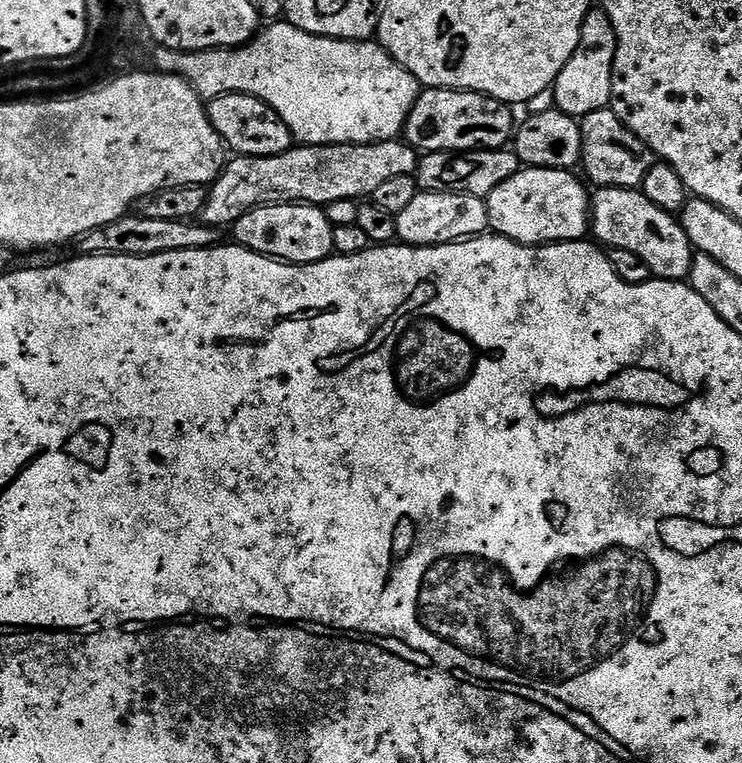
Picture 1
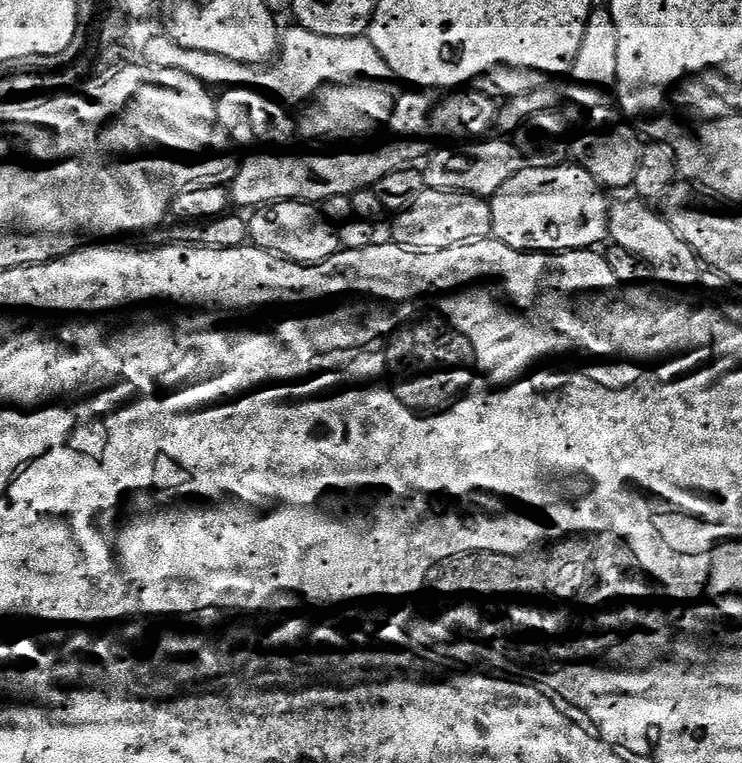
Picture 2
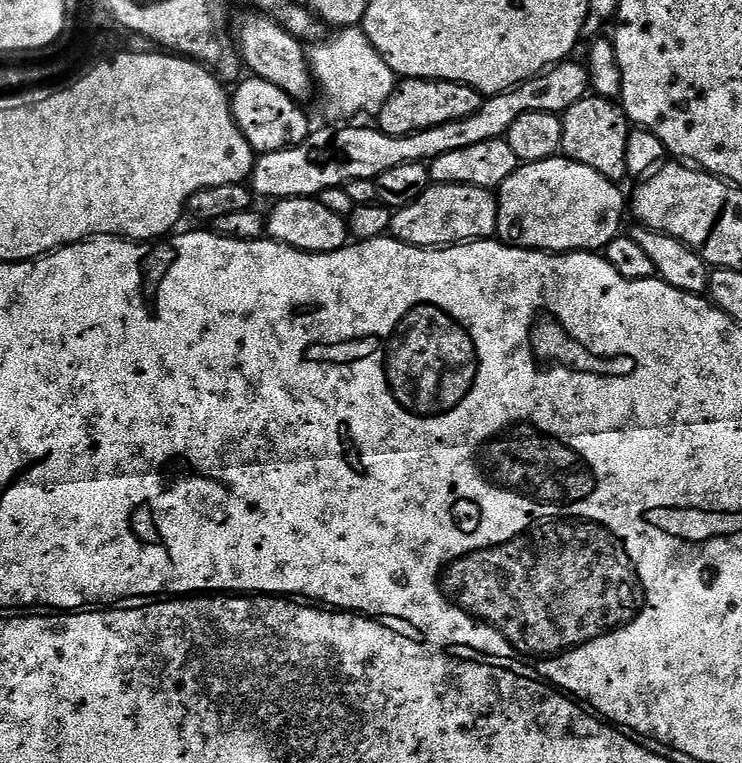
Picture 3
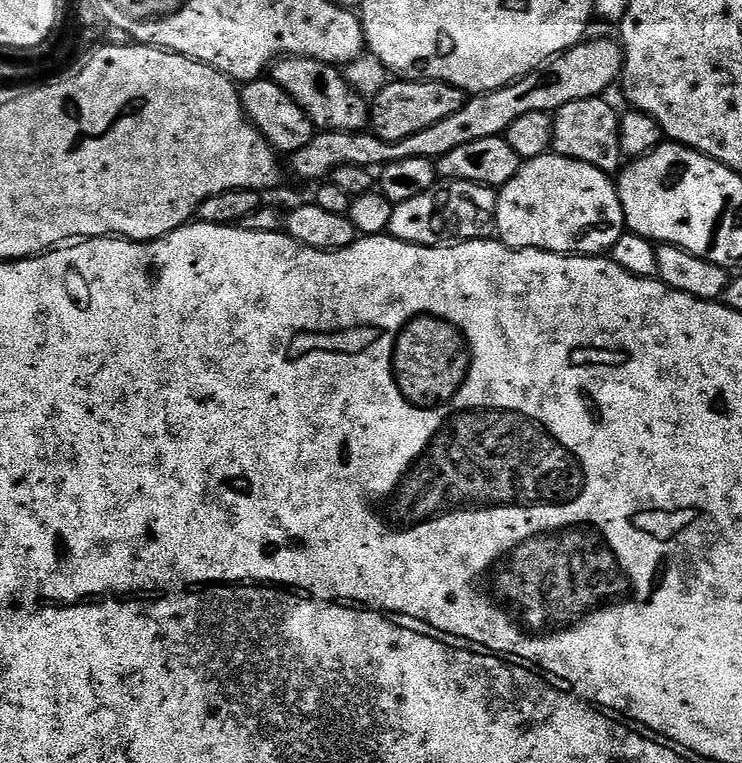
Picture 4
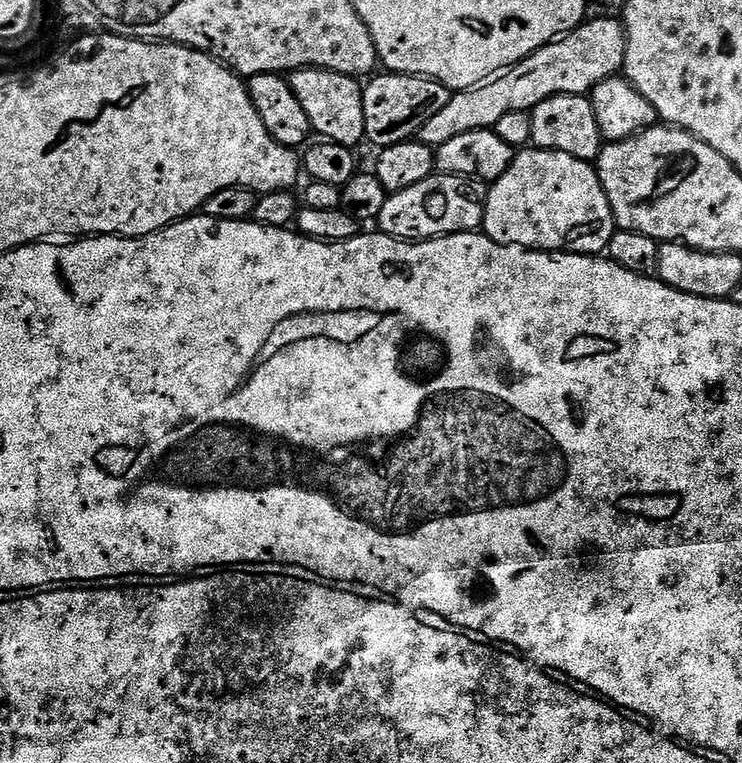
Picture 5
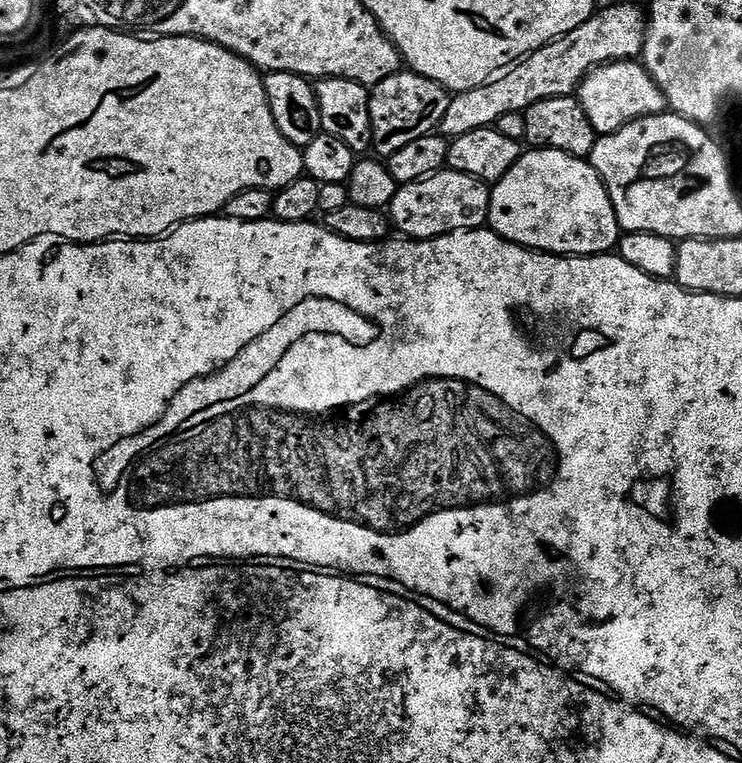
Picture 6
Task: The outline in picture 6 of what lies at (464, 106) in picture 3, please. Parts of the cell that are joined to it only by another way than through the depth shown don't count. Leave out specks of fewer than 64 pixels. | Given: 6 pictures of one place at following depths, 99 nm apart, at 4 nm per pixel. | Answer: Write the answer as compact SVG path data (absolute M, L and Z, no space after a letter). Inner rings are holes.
M411 70L395 72L390 78L378 82L368 97L372 127L371 151L377 157L387 158L402 150L402 146L409 142L433 135L439 129L442 117L446 115L449 99L447 88Z

